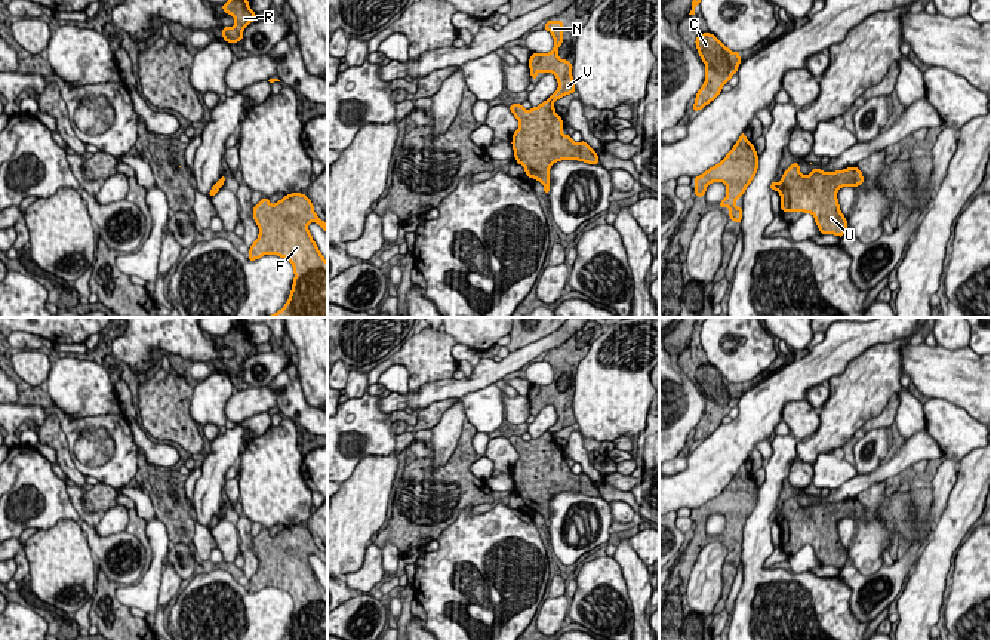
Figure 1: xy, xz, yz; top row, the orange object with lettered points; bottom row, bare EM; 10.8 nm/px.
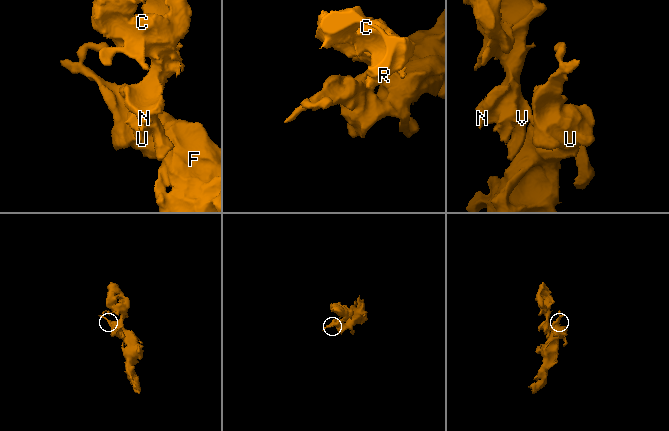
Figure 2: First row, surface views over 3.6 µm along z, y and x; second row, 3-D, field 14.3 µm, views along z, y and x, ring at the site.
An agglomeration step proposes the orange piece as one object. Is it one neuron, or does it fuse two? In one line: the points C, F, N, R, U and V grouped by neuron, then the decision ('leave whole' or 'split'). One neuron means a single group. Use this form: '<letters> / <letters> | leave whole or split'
C N R V / F U | split

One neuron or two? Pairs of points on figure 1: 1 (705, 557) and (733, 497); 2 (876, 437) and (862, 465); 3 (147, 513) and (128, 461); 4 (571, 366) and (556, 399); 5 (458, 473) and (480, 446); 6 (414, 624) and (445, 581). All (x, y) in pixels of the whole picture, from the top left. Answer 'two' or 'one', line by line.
1: two
2: one
3: two
4: one
5: two
6: two

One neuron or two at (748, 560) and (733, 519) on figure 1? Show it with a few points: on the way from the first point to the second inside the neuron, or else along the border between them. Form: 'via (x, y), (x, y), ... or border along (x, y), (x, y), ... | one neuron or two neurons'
border along (742, 540), (742, 551), (739, 554) | two neurons

